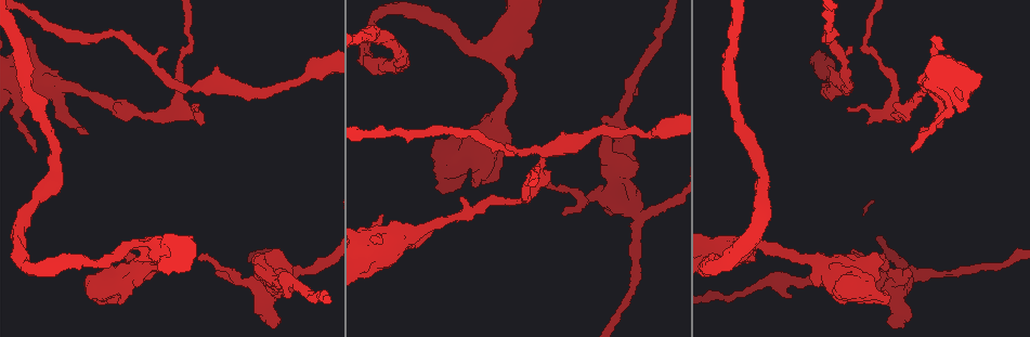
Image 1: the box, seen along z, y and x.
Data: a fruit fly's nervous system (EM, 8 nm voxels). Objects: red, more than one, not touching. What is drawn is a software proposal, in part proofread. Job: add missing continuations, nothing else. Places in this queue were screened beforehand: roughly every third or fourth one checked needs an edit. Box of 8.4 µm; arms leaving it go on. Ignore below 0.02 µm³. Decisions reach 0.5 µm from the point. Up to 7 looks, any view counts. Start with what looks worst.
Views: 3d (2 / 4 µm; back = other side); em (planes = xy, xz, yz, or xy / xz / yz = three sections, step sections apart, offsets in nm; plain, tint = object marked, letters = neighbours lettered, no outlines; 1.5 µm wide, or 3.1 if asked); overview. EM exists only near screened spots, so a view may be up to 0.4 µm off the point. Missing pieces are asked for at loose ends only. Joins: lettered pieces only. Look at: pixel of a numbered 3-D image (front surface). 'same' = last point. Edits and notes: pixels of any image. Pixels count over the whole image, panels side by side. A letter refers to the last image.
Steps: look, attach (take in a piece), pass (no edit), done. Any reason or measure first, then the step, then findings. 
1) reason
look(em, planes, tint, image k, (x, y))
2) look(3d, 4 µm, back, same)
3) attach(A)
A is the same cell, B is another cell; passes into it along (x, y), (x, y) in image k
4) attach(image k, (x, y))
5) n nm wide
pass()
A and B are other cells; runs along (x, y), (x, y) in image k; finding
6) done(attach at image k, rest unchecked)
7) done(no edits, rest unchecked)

tapers out
look(3d, 2 µm, image 1, (381, 213))

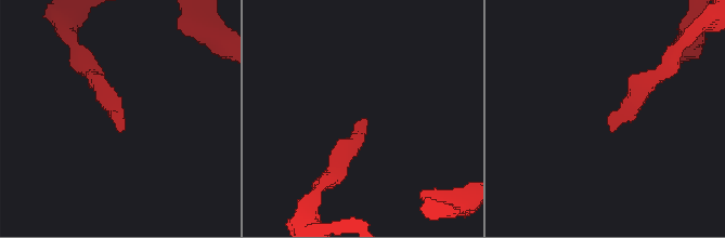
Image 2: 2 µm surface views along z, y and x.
look(em, xy, step 8, letters, image 2, (364, 120))

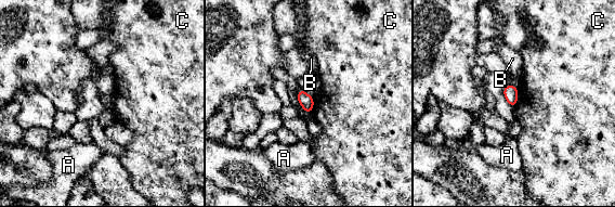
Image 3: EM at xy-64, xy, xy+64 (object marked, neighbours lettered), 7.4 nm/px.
look(em, planes, letters, same)

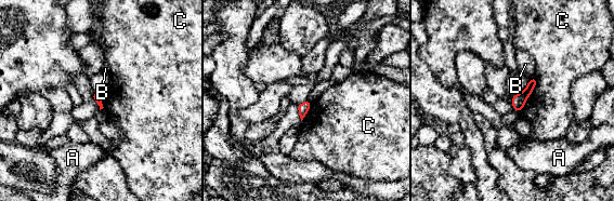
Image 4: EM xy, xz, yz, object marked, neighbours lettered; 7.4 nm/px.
pass()
A, B and C are other cells; border along (535, 75), (535, 88), (518, 112) in image 4; none of them fits

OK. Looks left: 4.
look(3d, 2 µm, image 1, (29, 40))

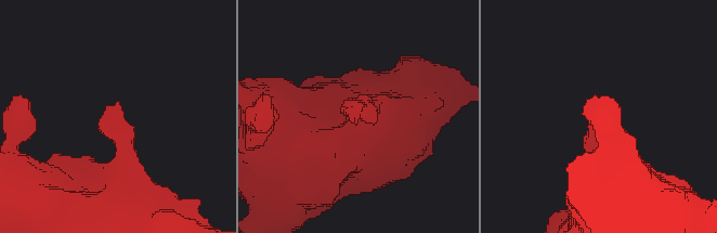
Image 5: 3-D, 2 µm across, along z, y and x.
now the EM
look(em, planes, letters, image 5, (108, 106))

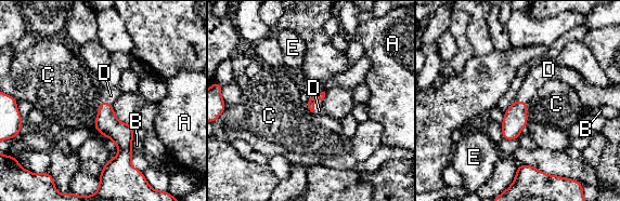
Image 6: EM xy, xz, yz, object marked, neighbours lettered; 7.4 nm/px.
attach(D)
D is the same cell, A, B, C and E are other cells; passes into it along (320, 96), (313, 103), (319, 110) in image 6; it goes on there

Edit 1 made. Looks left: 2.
done(attach at image 6, rest unchecked)

